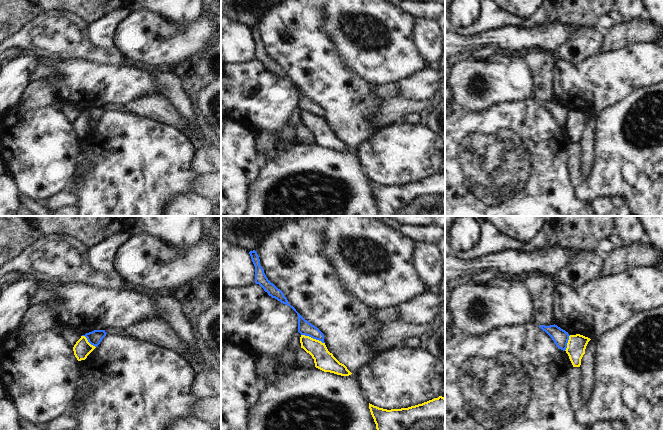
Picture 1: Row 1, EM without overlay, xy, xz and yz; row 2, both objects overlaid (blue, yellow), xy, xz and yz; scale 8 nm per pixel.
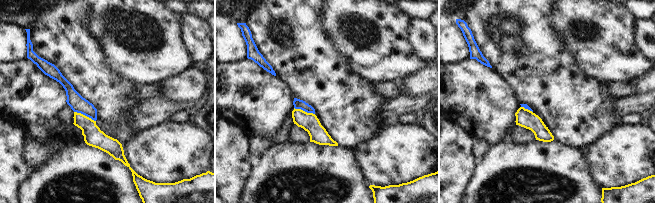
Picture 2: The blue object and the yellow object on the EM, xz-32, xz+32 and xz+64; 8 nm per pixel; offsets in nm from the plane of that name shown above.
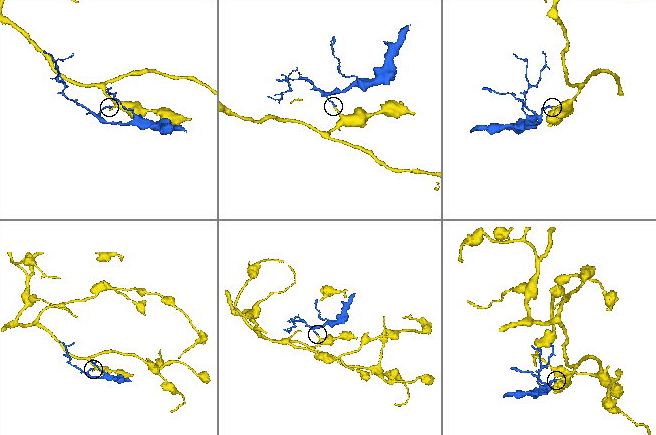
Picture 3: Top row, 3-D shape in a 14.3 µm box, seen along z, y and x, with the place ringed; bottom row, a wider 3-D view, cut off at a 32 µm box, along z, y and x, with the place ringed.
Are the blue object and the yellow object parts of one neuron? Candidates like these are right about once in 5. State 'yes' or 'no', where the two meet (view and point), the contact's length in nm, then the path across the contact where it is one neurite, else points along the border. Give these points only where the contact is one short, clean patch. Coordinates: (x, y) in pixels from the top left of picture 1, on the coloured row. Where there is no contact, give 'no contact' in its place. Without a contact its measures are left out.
no | xz (313, 338) | 200 nm | along xz (301, 334), (308, 335), (324, 343)

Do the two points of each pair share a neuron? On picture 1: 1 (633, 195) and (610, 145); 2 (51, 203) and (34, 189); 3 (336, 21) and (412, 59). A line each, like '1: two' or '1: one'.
1: one
2: two
3: one

